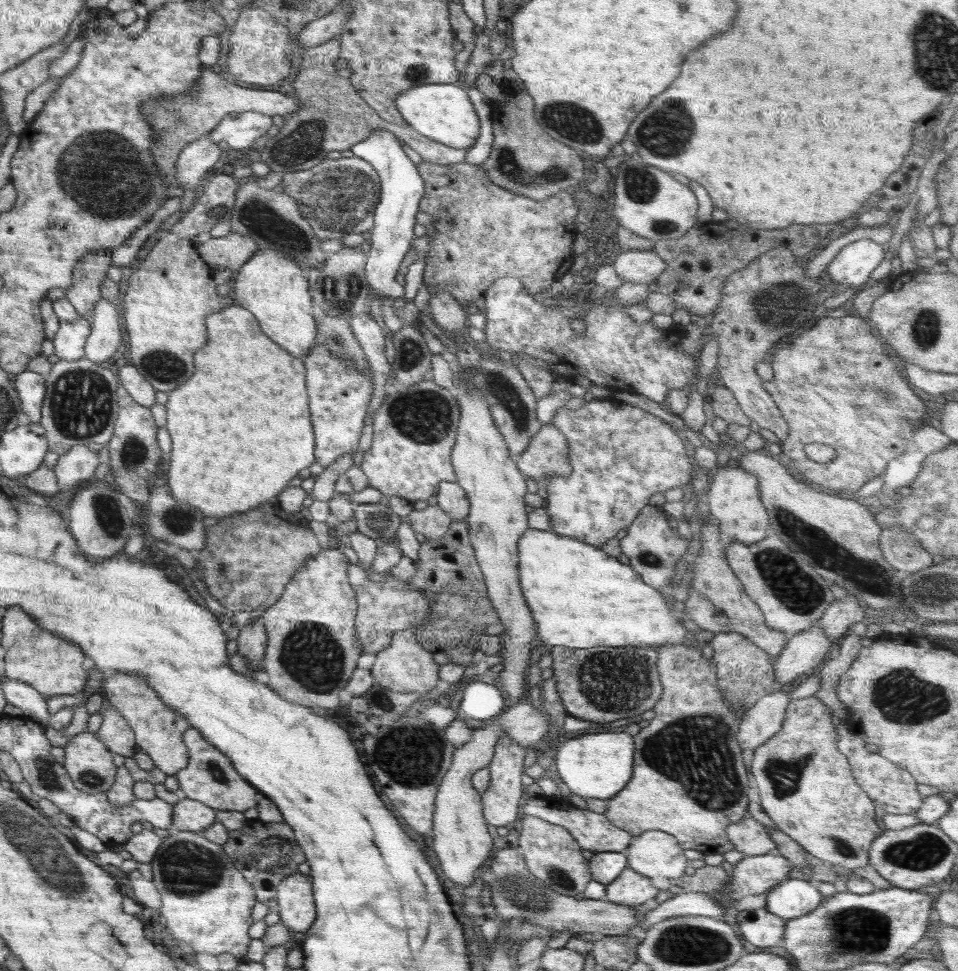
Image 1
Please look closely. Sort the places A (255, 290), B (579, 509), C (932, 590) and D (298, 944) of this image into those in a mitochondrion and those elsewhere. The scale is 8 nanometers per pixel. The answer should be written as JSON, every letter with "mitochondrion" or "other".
{"A":"other","B":"other","C":"mitochondrion","D":"other"}

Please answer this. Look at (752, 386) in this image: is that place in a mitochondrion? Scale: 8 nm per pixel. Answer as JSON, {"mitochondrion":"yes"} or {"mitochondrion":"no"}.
{"mitochondrion":"no"}

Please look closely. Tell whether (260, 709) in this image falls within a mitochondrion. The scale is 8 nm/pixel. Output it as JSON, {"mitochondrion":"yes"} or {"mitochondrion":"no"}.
{"mitochondrion":"no"}

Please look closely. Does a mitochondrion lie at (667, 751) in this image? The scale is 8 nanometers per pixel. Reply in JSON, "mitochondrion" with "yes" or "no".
{"mitochondrion":"yes"}

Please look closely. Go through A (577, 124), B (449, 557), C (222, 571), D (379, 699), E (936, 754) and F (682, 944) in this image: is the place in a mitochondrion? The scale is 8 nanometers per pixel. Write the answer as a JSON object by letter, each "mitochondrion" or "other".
{"A":"mitochondrion","B":"other","C":"mitochondrion","D":"mitochondrion","E":"other","F":"mitochondrion"}

